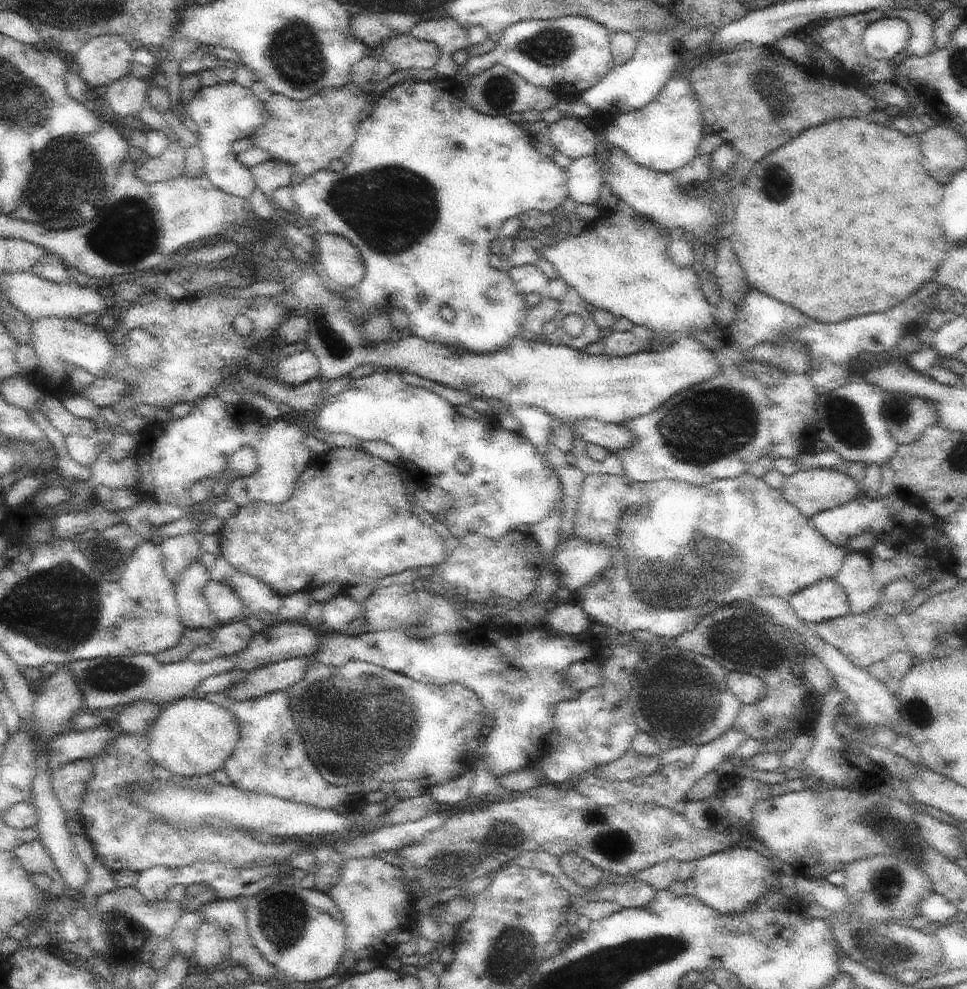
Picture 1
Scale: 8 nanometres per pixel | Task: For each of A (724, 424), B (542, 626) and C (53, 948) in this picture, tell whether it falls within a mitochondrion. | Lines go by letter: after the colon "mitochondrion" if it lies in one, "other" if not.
A: mitochondrion
B: other
C: other

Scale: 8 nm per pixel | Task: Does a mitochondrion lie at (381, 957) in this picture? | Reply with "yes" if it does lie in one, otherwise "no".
no

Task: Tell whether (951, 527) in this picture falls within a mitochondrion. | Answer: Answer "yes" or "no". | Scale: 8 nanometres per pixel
no

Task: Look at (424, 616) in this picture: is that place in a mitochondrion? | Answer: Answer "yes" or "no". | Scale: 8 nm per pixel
yes

